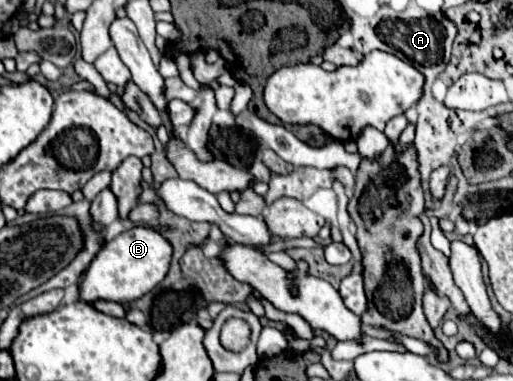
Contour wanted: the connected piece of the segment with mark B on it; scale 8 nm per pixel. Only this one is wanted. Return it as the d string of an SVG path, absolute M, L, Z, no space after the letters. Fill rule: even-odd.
M141 225L131 227L109 241L105 247L101 247L101 251L93 257L91 265L87 267L85 279L79 283L79 297L87 303L93 303L97 299L117 303L139 299L167 275L171 251L171 243L159 231Z

